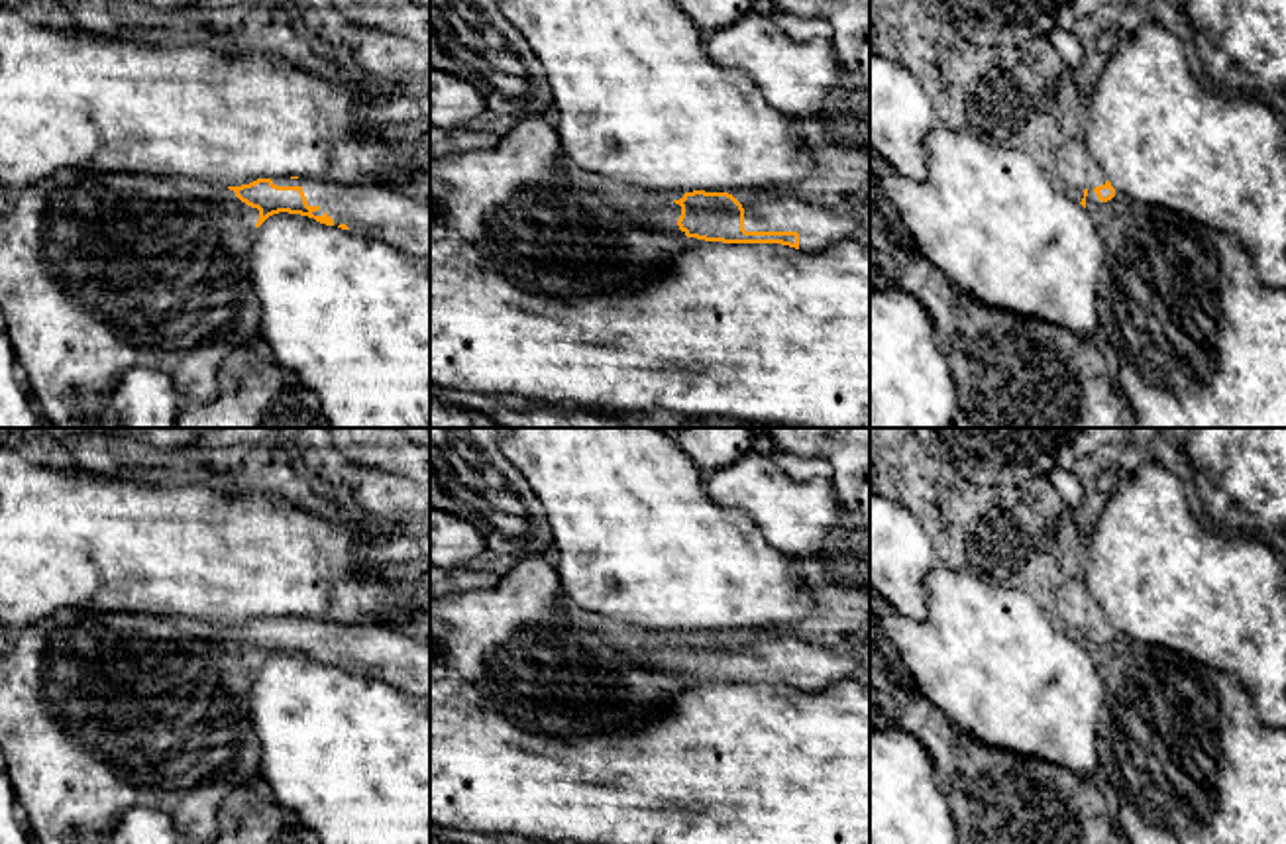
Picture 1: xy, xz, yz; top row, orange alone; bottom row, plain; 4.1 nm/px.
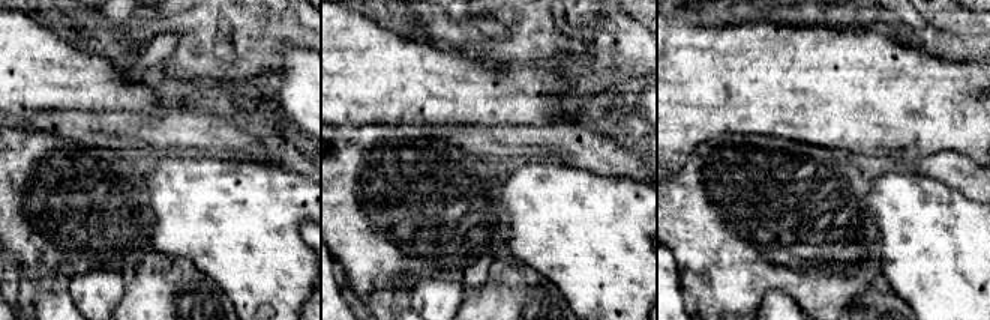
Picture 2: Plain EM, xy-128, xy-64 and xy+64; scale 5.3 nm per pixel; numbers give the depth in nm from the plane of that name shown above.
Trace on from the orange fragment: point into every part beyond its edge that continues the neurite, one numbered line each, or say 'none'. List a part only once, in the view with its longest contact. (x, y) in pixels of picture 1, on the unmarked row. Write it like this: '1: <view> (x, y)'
1: xy (375, 650)

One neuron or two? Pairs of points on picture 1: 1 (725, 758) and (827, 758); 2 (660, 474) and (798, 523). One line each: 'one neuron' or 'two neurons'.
1: one neuron
2: two neurons

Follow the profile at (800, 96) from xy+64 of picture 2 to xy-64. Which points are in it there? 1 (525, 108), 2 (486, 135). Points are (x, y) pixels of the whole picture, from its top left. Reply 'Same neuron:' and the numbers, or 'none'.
Same neuron: 1

